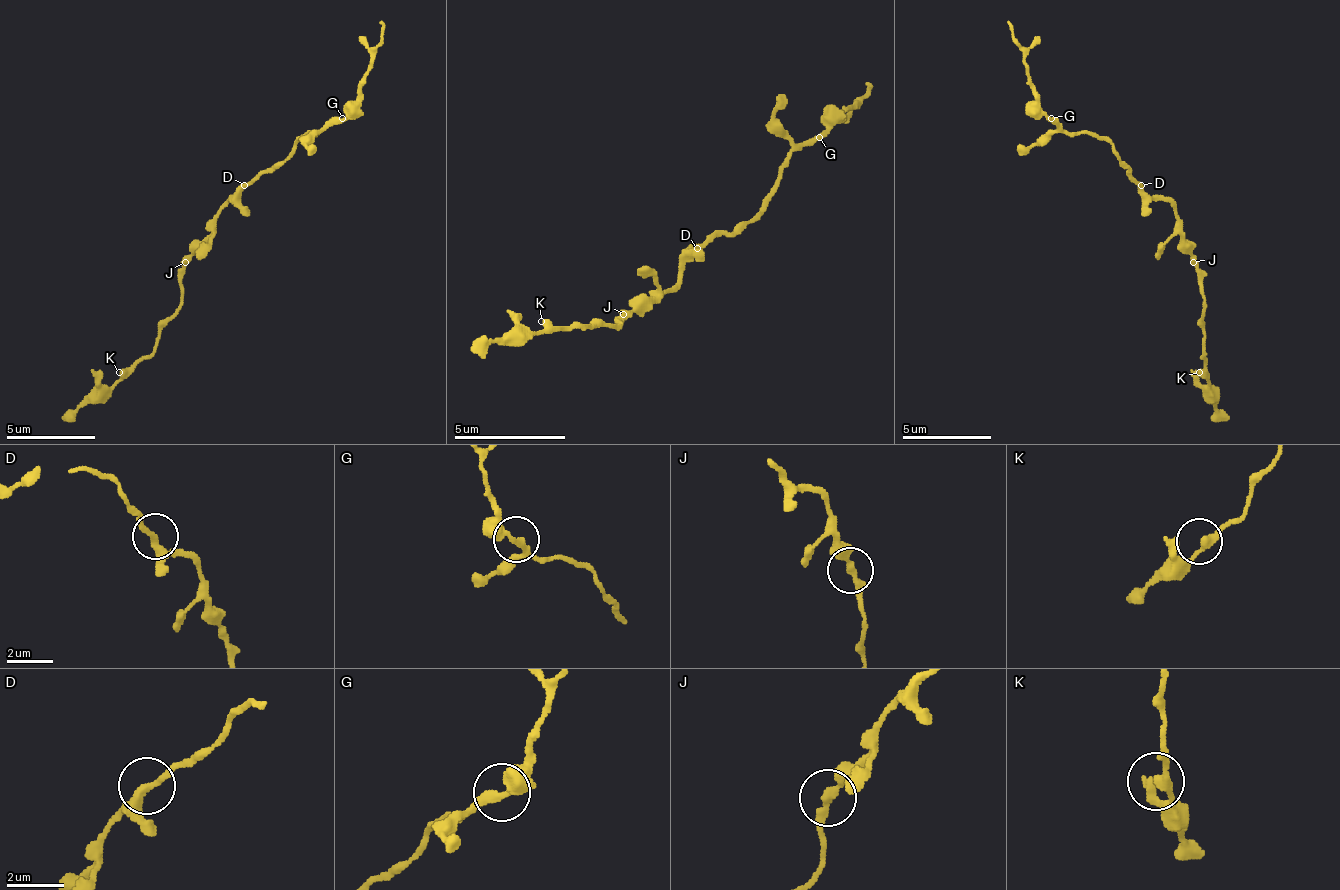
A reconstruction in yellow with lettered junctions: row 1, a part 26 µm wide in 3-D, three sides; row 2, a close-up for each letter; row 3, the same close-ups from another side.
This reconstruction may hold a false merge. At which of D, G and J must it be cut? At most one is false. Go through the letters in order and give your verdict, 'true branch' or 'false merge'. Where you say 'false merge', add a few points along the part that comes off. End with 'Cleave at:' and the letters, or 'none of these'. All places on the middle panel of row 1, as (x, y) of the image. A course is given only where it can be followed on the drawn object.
D: true branch
G: true branch
J: false merge; course (625, 315), (619, 326), (502, 332), (469, 348)
Cleave at: J

